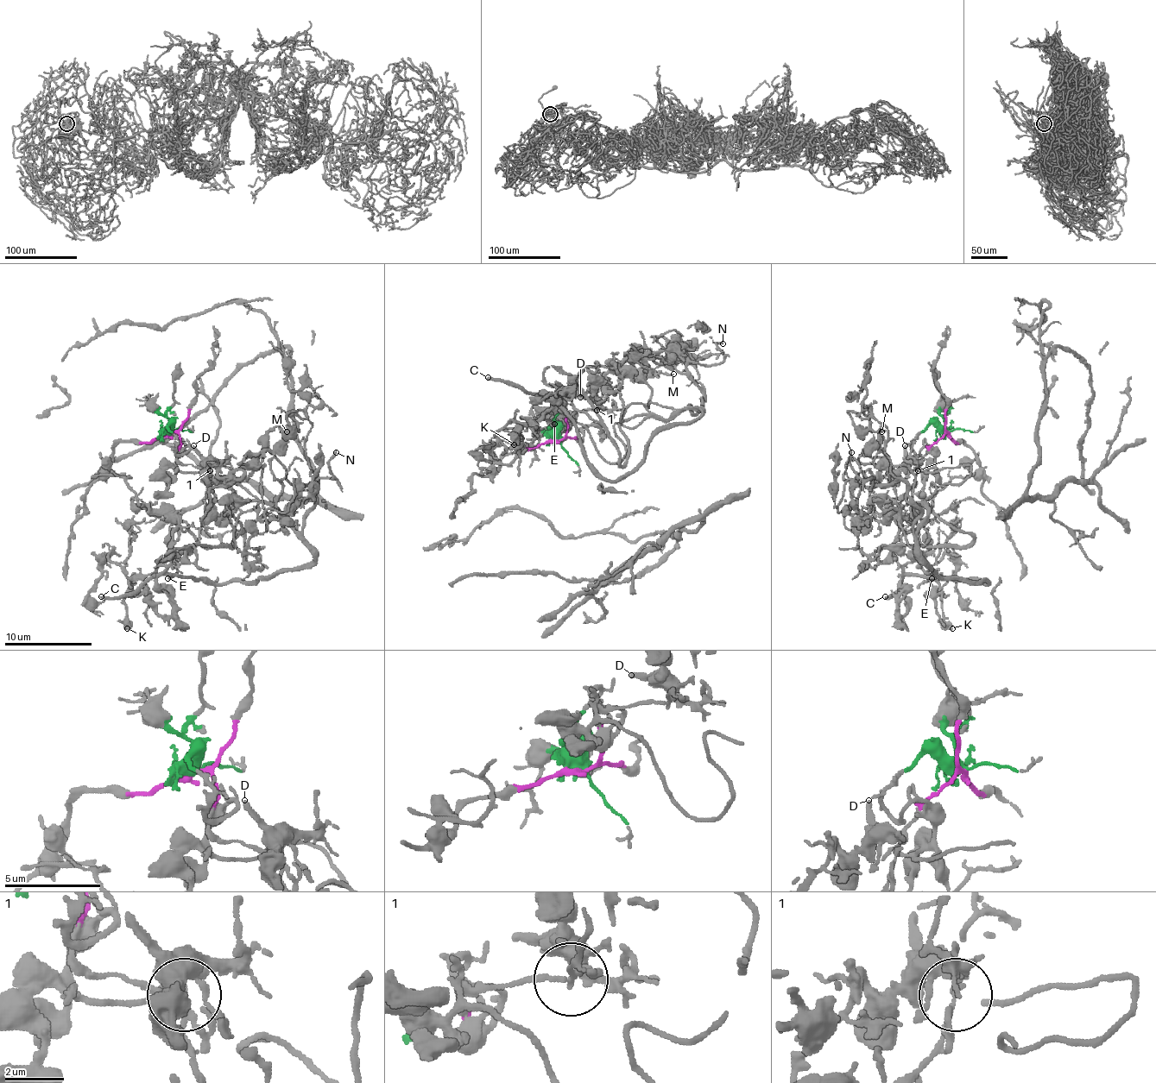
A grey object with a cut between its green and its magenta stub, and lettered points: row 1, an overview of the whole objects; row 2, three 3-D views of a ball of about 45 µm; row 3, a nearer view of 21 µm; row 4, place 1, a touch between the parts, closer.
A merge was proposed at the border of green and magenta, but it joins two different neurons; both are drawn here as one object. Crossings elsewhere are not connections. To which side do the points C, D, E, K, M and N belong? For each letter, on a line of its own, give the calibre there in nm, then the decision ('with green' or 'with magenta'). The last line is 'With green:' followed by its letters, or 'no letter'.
C: 240 nm | with green
D: 180 nm | with green
E: 120 nm | with green
K: 400 nm | with green
M: 180 nm | with green
N: 190 nm | with green
With green: C, D, E, K, M, N

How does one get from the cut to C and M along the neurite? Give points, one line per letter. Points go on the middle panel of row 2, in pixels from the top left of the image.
C: (555, 440), (564, 403), (619, 462), (615, 425), (643, 418), (619, 427), (623, 464), (559, 383), (487, 377)
M: (555, 440), (564, 403), (575, 414), (562, 423), (619, 462), (615, 425), (634, 427), (645, 381), (673, 374)

